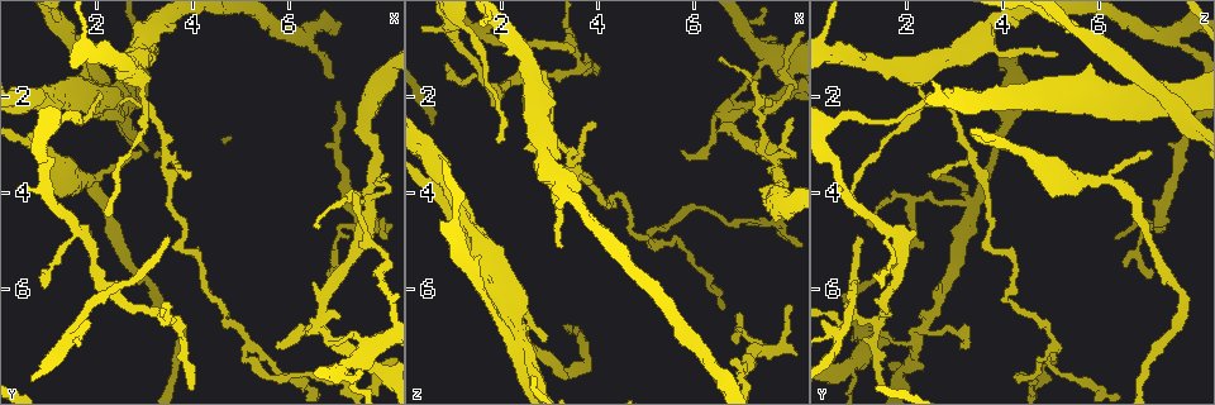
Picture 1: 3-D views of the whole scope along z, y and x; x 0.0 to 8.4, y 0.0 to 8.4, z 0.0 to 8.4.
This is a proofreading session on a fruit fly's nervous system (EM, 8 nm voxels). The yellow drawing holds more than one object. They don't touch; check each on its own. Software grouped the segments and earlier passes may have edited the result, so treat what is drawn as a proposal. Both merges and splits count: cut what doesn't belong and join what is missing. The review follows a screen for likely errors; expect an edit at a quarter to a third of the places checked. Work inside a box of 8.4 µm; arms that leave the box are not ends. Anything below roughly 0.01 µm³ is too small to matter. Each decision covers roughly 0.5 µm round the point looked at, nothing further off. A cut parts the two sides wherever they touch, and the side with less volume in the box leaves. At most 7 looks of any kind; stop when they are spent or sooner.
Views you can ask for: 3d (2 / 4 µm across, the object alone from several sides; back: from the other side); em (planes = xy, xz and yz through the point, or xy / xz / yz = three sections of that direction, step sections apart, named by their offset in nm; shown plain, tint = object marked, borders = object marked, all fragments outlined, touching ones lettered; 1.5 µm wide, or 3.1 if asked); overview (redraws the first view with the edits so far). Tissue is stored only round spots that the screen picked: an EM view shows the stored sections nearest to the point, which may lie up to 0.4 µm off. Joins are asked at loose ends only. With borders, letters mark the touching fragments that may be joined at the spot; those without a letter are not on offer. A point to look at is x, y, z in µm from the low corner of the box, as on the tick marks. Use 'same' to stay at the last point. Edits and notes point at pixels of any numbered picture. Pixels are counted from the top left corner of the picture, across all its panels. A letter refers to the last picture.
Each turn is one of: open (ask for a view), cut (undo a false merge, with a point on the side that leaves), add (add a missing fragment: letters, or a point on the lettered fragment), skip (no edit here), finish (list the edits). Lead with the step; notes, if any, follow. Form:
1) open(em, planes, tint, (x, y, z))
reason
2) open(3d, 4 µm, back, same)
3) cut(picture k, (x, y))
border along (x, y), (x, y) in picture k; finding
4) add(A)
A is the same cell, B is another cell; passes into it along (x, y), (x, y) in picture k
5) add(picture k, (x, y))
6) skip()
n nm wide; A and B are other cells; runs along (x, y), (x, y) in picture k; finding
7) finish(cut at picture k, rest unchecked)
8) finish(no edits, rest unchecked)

open(3d, 2 µm, (3.50, 4.90, 1.00))
free end

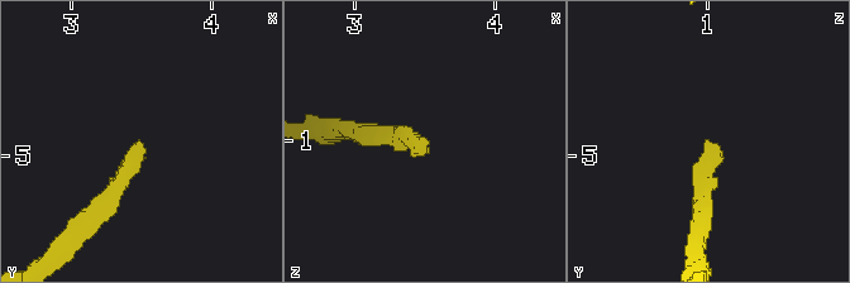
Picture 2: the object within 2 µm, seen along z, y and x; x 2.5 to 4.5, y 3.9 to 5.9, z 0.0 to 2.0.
open(em, planes, borders, (3.48, 4.92, 1.00))
need the tissue

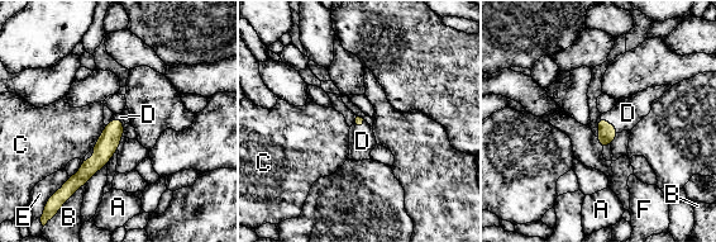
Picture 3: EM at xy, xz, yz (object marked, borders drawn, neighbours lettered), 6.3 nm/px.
add(D)
D is the same cell, A, B, C, E and F are other cells; it goes on there

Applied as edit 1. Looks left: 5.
open(overview)

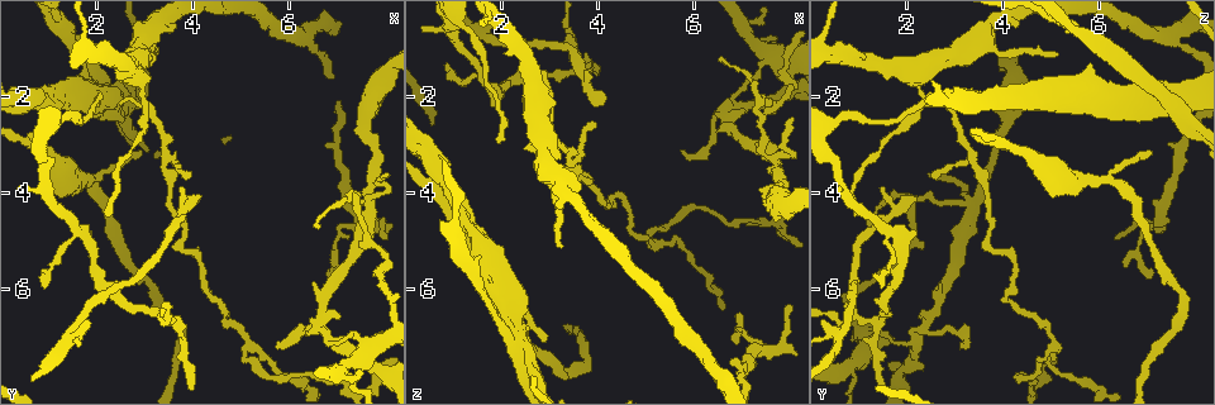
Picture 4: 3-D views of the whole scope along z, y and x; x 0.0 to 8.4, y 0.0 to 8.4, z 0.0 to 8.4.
open(em, planes, tint, (3.75, 5.15, 3.65))
sharp bend

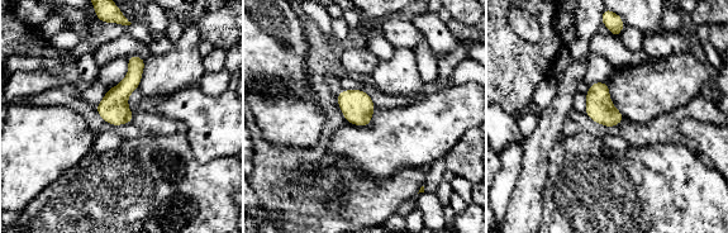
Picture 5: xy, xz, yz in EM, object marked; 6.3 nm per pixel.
open(em, planes, borders, same)

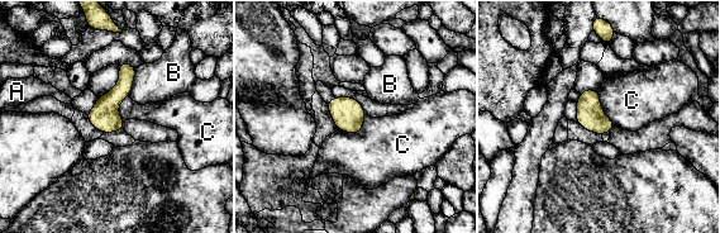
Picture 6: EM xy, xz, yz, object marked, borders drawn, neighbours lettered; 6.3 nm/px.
skip()
A, B and C are other cells; border along (367, 115), (360, 132), (338, 131) in picture 6; one neuron here

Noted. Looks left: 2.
finish(add at picture 3, rest unchecked)

